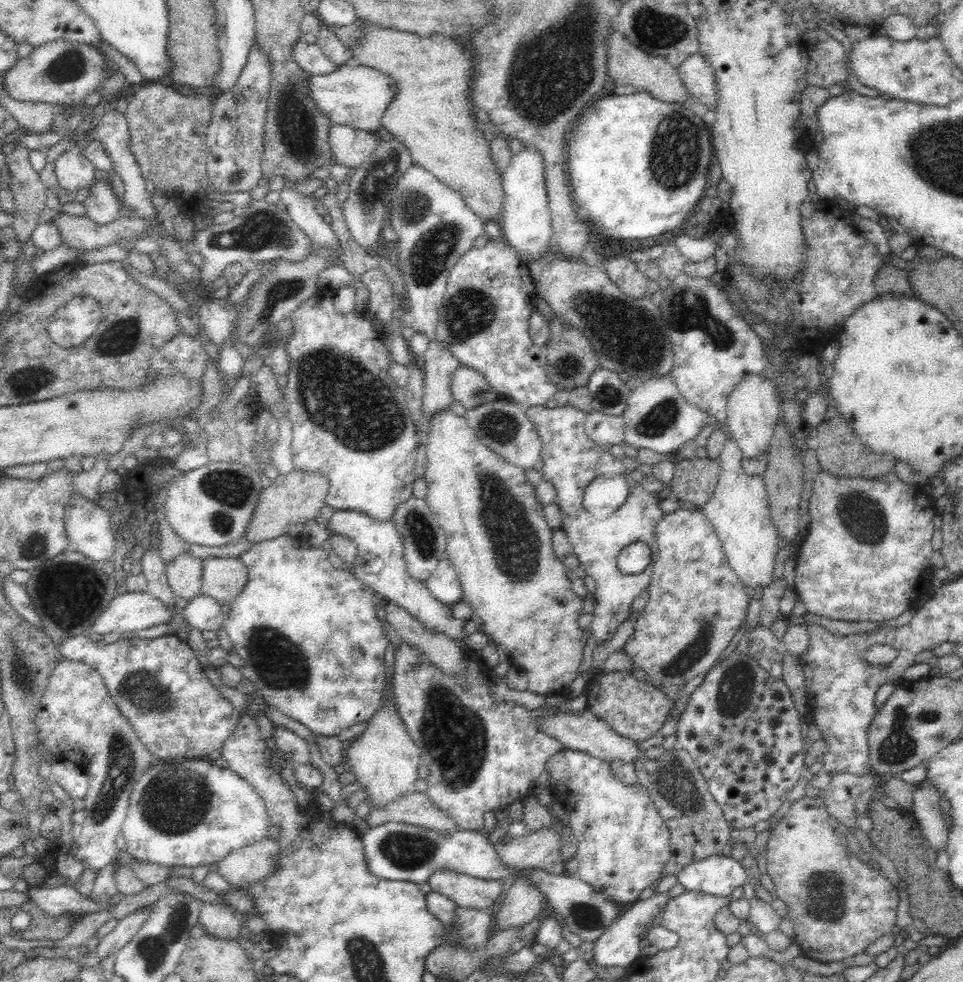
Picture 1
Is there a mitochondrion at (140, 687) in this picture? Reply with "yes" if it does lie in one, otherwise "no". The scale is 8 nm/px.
yes

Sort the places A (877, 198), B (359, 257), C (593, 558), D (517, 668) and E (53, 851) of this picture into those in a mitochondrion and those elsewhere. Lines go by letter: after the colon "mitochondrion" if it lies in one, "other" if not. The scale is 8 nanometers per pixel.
A: other
B: other
C: other
D: other
E: other

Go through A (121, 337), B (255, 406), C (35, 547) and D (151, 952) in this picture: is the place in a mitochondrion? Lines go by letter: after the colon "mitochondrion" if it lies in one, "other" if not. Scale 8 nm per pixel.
A: mitochondrion
B: other
C: mitochondrion
D: mitochondrion

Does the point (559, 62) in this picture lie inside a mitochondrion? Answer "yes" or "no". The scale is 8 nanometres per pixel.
yes

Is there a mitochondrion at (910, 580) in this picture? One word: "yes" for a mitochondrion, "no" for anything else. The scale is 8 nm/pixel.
no

